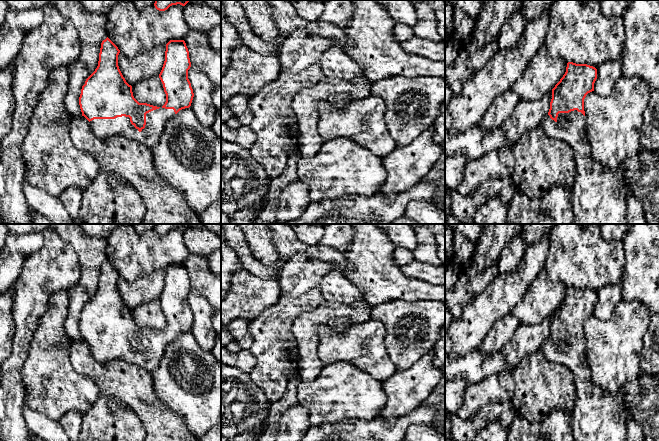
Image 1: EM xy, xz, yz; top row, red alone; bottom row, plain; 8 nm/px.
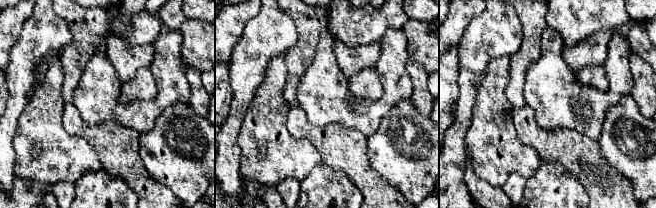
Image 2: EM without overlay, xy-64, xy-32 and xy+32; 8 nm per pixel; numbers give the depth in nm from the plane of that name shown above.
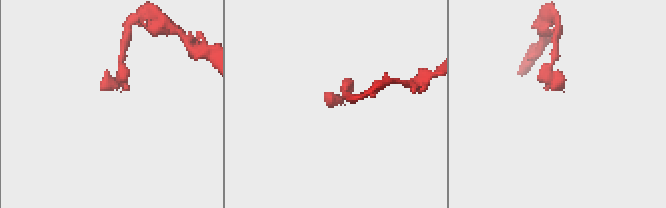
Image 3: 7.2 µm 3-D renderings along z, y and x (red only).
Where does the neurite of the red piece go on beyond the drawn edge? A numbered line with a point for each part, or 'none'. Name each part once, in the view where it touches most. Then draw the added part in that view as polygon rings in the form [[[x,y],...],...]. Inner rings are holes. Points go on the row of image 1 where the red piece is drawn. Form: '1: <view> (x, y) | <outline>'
1: xy (156, 120) | [[[160,107],[153,110],[146,114],[146,125],[141,132],[131,124],[130,118],[125,116],[115,119],[94,119],[90,121],[90,127],[97,137],[123,136],[152,149],[158,144],[166,123],[174,116],[173,109]]]

